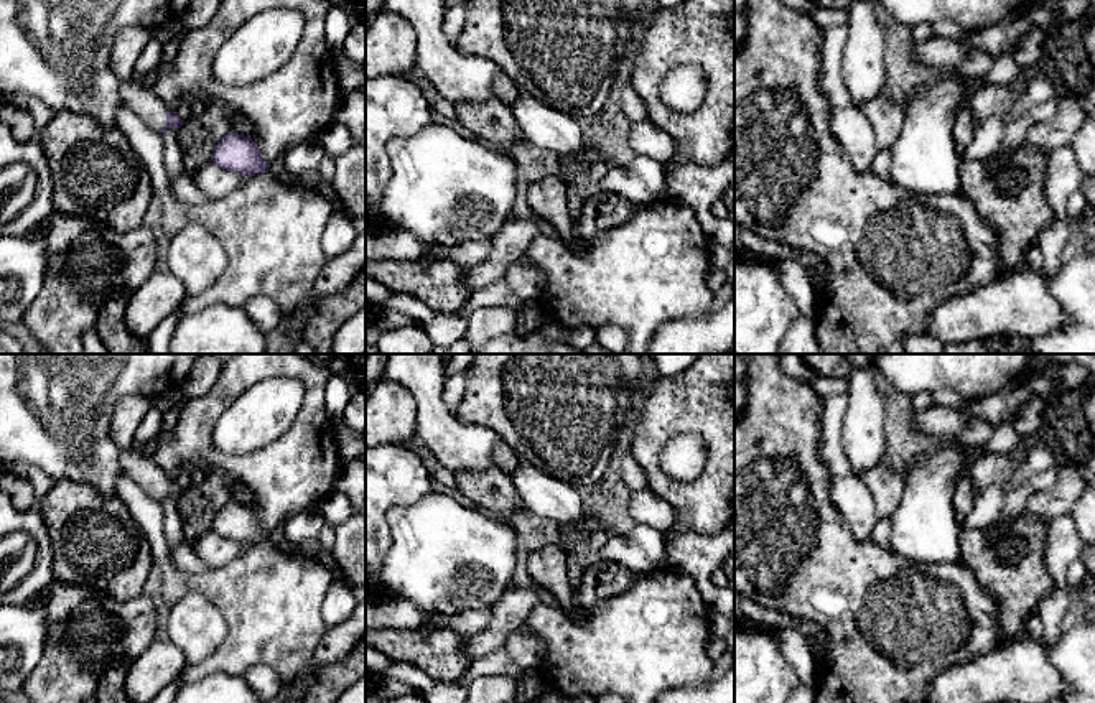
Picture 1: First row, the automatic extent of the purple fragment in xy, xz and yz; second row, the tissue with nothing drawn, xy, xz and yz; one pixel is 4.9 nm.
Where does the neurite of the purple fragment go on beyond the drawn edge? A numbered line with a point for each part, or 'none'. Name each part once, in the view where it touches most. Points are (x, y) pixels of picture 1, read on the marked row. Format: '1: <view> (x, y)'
1: xy (135, 96)

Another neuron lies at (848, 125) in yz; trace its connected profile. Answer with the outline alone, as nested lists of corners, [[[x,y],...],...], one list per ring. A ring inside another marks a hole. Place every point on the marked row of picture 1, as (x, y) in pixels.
[[[848,104],[838,110],[830,110],[828,128],[856,173],[871,170],[878,147],[873,127],[858,105]]]

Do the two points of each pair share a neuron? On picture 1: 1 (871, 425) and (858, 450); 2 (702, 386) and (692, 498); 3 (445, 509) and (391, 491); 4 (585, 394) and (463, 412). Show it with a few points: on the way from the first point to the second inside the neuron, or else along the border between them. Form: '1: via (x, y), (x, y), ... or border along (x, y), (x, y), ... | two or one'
1: via (865, 432), (863, 443) | one
2: via (713, 414), (717, 417), (717, 470) | one
3: border along (432, 489), (410, 504), (394, 506), (386, 521) | two
4: via (555, 394), (517, 394), (509, 402), (493, 402) | one

